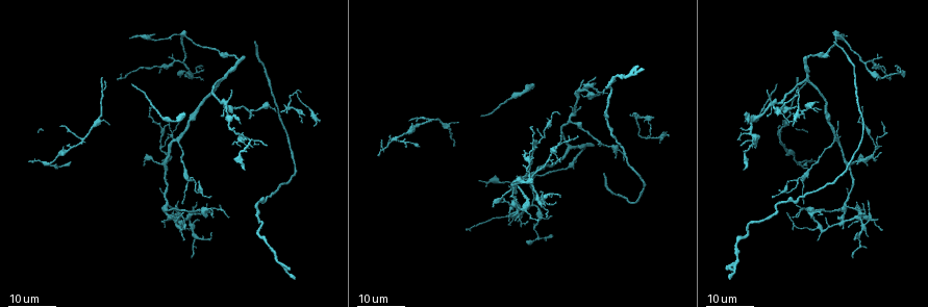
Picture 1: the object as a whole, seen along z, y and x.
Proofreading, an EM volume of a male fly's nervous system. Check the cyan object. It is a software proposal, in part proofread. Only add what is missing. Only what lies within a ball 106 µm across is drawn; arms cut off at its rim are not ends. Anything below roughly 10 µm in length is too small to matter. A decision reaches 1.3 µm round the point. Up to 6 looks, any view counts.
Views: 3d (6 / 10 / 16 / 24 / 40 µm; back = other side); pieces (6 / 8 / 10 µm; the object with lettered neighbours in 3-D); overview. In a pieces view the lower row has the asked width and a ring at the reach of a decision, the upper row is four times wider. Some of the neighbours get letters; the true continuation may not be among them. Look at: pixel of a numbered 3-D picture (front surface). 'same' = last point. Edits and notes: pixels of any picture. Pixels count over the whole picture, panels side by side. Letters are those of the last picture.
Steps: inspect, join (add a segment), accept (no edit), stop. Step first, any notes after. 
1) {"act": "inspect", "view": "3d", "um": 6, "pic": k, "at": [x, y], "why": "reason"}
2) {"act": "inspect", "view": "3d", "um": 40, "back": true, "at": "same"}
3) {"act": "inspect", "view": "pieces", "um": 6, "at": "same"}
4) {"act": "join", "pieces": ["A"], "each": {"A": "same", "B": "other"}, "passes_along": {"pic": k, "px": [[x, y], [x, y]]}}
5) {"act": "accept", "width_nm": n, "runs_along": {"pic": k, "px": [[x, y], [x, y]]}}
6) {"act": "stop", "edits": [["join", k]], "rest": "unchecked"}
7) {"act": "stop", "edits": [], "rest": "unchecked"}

{"act": "inspect", "view": "3d", "um": 16, "pic": 1, "at": [249, 117], "why": "an open end"}

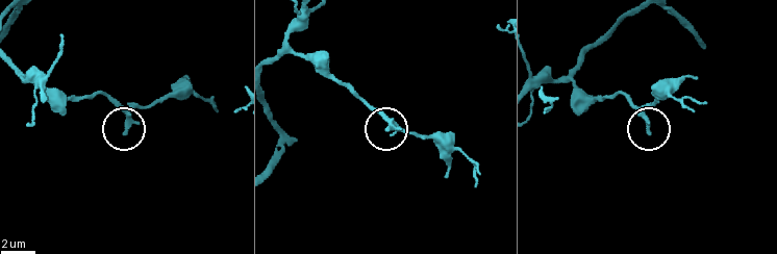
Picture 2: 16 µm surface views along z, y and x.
{"act": "inspect", "view": "pieces", "um": 10, "pic": 2, "at": [386, 128], "why": "what lies round it"}

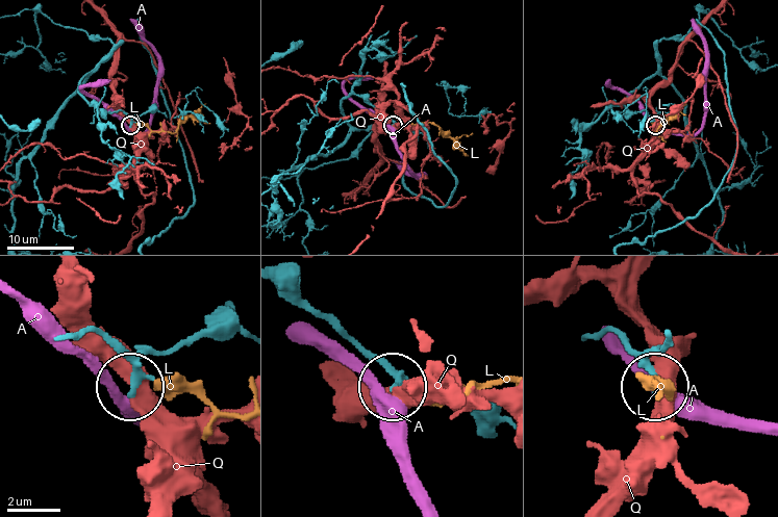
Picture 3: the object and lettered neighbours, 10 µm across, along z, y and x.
{"act": "accept", "each": {"A": "other", "L": "other", "Q": "other"}, "runs_along": {"pic": 3, "px": [[75, 335], [102, 335], [133, 368], [129, 386]]}, "found": "no lettered segment goes on from it"}

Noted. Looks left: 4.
{"act": "inspect", "view": "3d", "um": 16, "pic": 1, "at": [243, 167], "why": "free end"}

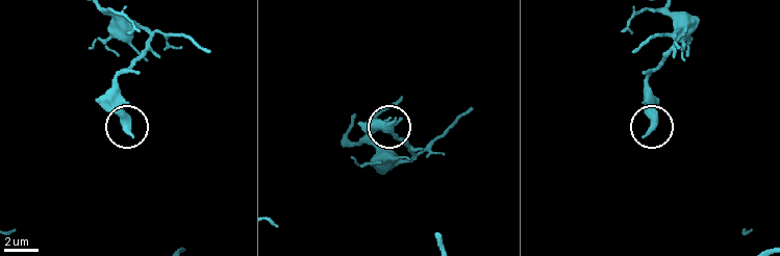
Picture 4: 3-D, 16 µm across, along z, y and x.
{"act": "inspect", "view": "pieces", "um": 8, "pic": 4, "at": [131, 135]}

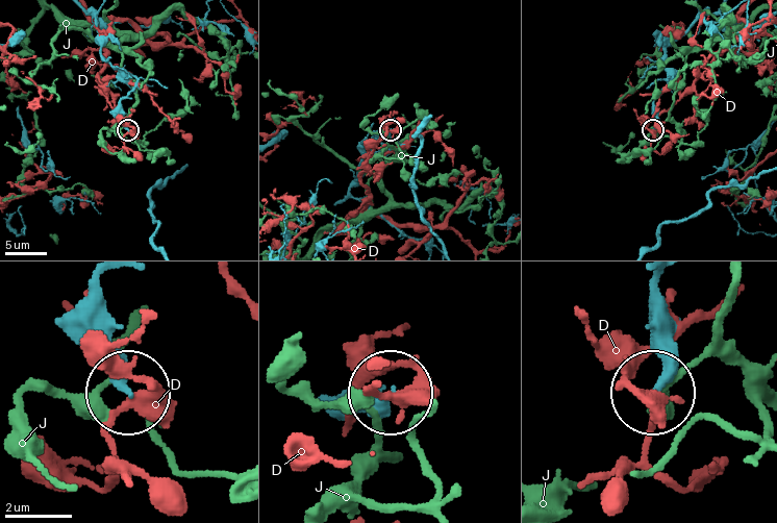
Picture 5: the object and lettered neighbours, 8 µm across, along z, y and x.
{"act": "accept", "each": {"D": "other", "J": "other"}, "runs_along": {"pic": 5, "px": [[94, 18], [101, 53], [135, 80], [120, 103], [127, 130]]}, "found": "none of them fits"}

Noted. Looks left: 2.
{"act": "stop", "edits": [], "rest": "unchecked"}

